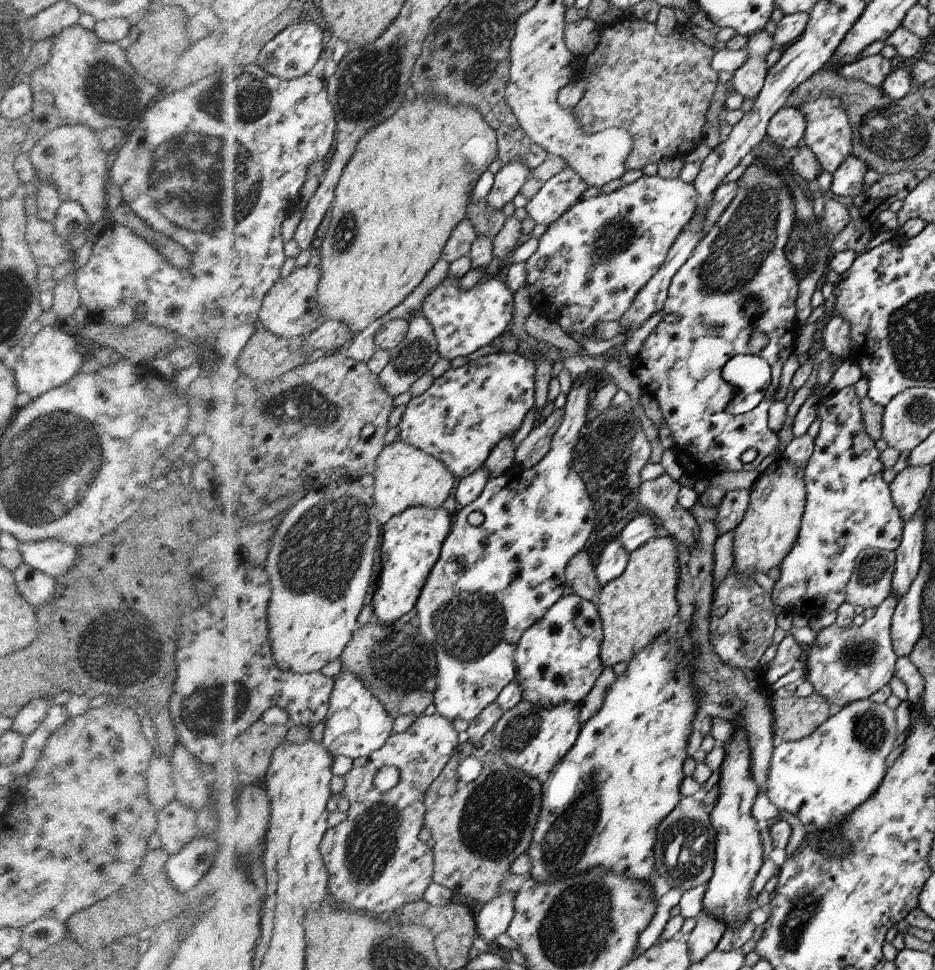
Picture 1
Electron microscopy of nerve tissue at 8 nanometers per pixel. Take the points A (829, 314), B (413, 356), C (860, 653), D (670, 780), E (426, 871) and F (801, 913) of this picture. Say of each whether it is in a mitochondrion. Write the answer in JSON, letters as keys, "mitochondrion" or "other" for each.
{"A":"other","B":"mitochondrion","C":"mitochondrion","D":"other","E":"other","F":"mitochondrion"}

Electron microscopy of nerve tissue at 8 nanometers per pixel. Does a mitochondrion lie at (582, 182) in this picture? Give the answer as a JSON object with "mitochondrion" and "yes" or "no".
{"mitochondrion":"no"}

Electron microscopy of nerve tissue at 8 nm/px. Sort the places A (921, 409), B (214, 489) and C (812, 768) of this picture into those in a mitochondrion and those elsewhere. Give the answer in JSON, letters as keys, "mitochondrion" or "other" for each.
{"A":"mitochondrion","B":"other","C":"other"}

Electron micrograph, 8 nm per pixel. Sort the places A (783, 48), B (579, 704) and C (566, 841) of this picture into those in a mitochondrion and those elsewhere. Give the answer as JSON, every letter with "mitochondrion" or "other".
{"A":"other","B":"other","C":"mitochondrion"}

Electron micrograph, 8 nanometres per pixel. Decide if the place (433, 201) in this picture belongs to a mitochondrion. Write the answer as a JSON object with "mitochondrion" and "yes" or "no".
{"mitochondrion":"no"}

